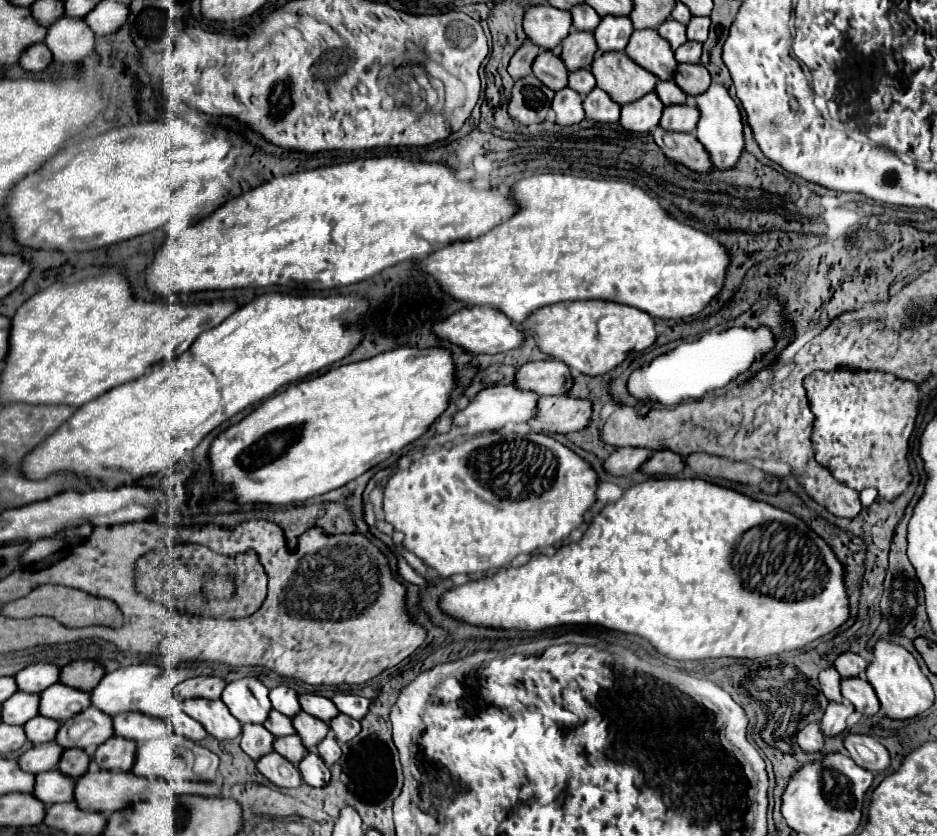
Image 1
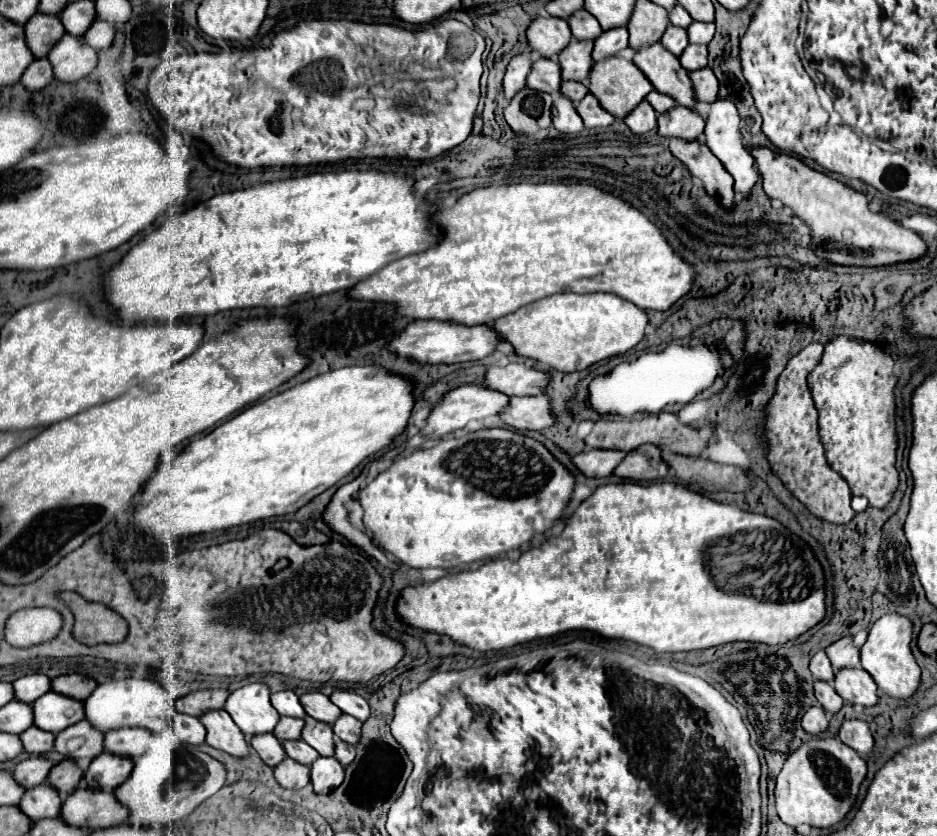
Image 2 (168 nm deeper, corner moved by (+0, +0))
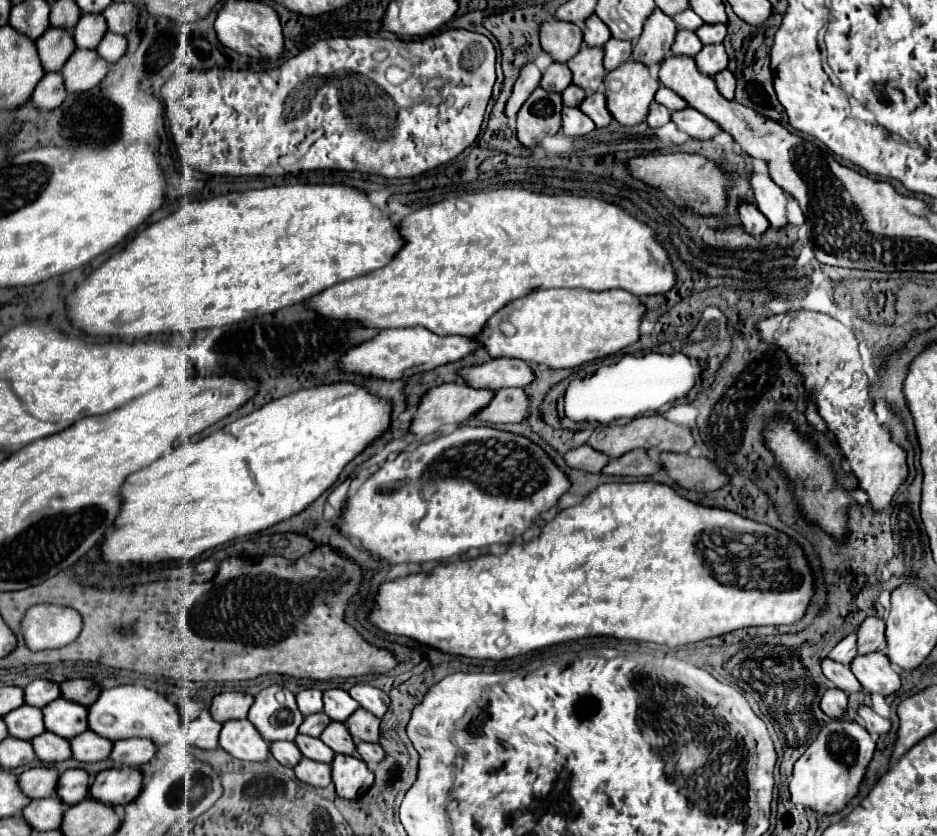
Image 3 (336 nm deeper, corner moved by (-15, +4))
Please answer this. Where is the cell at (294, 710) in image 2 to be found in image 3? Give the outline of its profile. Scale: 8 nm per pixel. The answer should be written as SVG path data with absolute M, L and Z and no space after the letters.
M303 690L297 694L297 704L299 704L299 712L303 716L309 716L309 714L317 714L323 710L323 692L321 690Z

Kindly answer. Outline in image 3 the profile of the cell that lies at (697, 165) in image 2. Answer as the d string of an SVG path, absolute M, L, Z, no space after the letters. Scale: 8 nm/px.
M741 204L739 214L741 214L741 222L745 226L745 232L751 234L753 238L759 238L767 232L769 220L757 210L755 204Z

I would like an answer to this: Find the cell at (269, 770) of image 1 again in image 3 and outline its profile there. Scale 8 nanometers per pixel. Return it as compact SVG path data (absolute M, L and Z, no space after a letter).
M301 758L301 762L295 766L295 774L301 782L317 788L325 788L331 782L331 766L309 758Z

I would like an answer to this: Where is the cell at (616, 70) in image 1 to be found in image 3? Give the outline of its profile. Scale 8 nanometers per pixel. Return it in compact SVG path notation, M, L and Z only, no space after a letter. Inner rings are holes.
M627 62L607 74L605 88L611 116L621 126L637 126L645 120L659 82L651 76L647 66L639 62ZM611 82L619 82L621 88L611 88Z

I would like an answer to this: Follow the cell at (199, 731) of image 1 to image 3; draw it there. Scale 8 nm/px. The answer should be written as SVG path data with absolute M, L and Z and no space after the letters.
M203 710L195 720L187 724L187 732L189 732L189 742L197 740L197 742L191 742L191 746L203 748L203 750L215 750L221 724L215 722L207 710Z

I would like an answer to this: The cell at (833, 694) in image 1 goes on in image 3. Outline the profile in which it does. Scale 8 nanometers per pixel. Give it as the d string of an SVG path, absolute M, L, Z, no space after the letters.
M857 632L847 634L829 654L833 660L839 660L843 664L849 664L857 656Z

